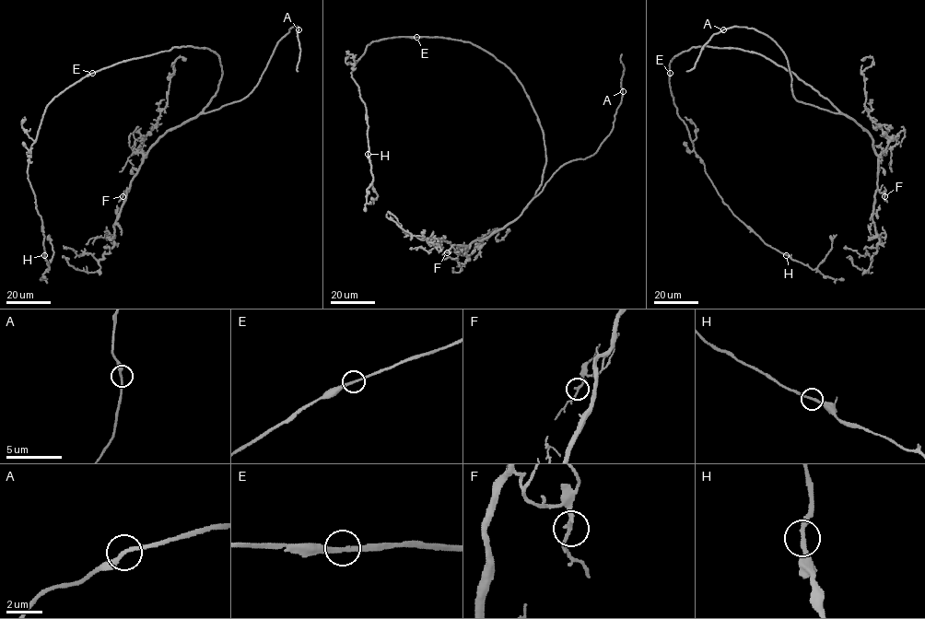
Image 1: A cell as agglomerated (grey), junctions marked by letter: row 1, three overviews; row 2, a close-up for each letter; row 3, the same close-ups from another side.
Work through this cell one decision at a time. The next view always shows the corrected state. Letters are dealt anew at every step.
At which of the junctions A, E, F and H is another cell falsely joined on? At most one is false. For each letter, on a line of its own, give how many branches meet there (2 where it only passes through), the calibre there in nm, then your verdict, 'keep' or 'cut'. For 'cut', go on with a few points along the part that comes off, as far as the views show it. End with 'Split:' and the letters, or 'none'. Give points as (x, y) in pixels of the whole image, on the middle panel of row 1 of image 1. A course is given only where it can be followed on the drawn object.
A: branches 2; calibre 220 nm; keep
E: branches 2; calibre 220 nm; keep
F: branches 2; calibre 220 nm; keep
H: branches 2; calibre 220 nm; keep
Split: none

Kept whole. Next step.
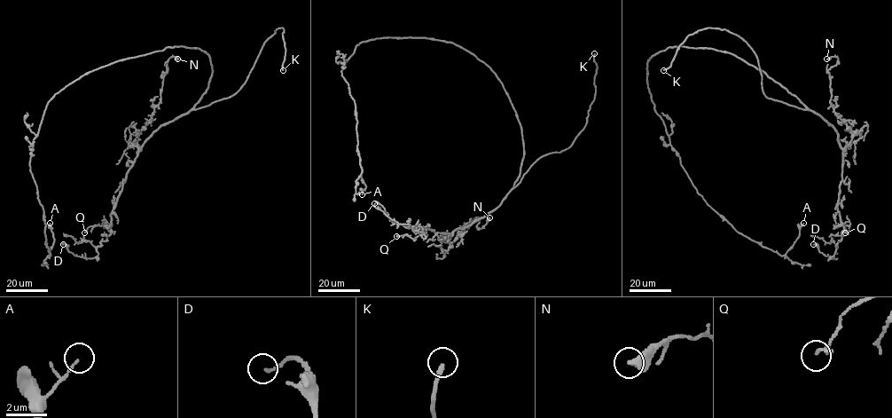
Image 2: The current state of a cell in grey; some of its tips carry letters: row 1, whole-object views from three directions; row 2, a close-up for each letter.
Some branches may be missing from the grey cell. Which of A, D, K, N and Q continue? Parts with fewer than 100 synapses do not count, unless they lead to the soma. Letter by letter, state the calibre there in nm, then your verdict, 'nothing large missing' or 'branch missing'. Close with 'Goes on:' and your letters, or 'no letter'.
A: 130 nm thick; nothing large missing
D: 140 nm thick; nothing large missing
K: 200 nm thick; branch missing
N: 600 nm thick; nothing large missing
Q: 200 nm thick; nothing large missing
Goes on: K

